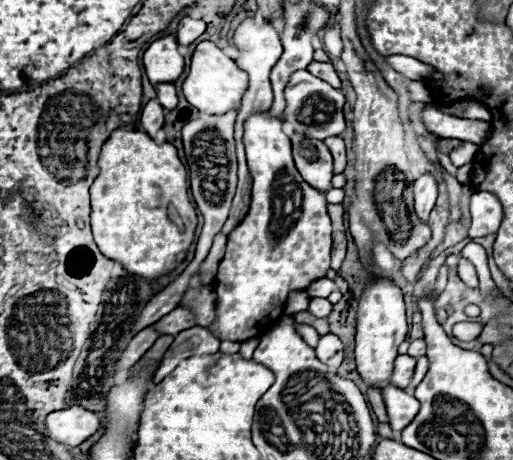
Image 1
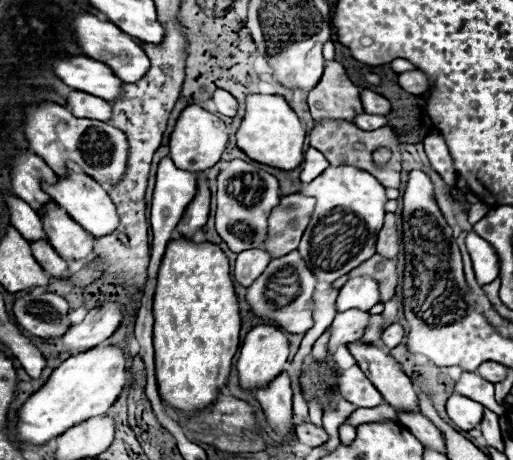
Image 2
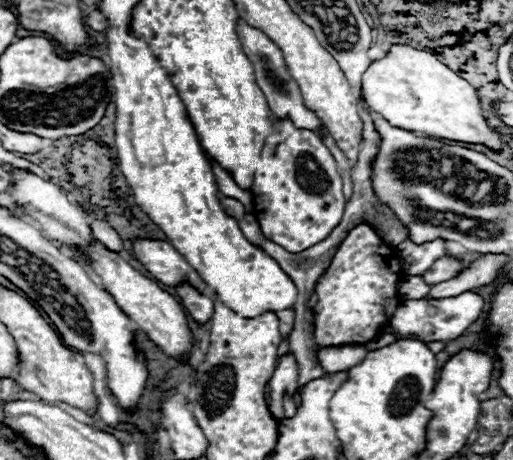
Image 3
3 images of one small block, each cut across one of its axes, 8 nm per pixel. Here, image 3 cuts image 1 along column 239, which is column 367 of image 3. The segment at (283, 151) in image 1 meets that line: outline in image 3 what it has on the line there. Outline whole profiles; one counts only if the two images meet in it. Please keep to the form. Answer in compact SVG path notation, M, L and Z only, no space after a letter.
M358 224L354 226L348 236L342 240L338 246L336 254L332 256L330 266L326 272L320 276L316 284L316 296L318 302L314 306L314 340L320 348L330 348L330 346L346 346L346 344L366 344L374 336L380 334L382 324L390 320L394 314L394 308L398 308L400 298L396 294L396 284L402 278L402 268L398 264L396 252L386 246L376 232L368 224Z

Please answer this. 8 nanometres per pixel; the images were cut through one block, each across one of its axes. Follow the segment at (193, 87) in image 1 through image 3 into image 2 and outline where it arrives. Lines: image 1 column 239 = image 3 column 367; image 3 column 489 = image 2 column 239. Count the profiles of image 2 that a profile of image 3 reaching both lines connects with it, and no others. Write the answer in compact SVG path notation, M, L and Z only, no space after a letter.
M248 94L246 96L246 114L236 132L238 146L256 162L276 166L282 170L292 170L302 162L304 146L304 128L292 108L282 96L276 94Z

